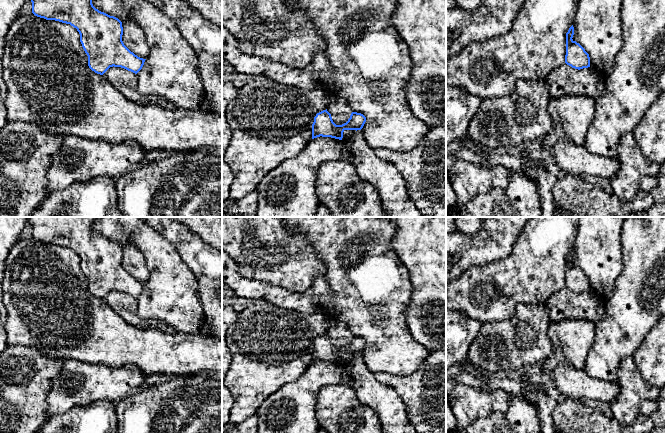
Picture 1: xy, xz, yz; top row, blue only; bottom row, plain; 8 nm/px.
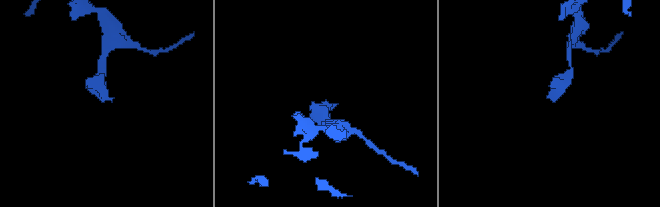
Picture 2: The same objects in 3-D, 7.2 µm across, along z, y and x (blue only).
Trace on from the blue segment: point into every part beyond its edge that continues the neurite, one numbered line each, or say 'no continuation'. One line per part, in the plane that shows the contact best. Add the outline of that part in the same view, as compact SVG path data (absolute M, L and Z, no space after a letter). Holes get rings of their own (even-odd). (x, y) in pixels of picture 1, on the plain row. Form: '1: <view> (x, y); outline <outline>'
no continuation

